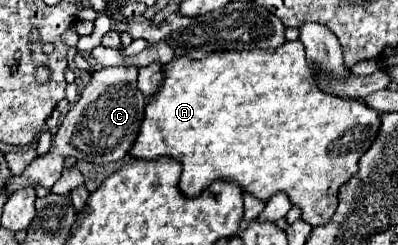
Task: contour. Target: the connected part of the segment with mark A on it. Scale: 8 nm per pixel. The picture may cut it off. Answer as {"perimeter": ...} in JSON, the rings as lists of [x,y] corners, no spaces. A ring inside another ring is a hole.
{"perimeter":[[[286,41],[282,47],[266,51],[210,53],[200,61],[176,57],[164,65],[164,83],[146,103],[144,113],[130,155],[148,161],[172,157],[182,163],[178,181],[182,195],[192,199],[214,181],[234,181],[242,191],[264,203],[282,191],[312,227],[328,223],[334,215],[338,189],[358,171],[358,159],[368,151],[380,129],[380,115],[364,101],[338,99],[318,89],[300,41]]]}

